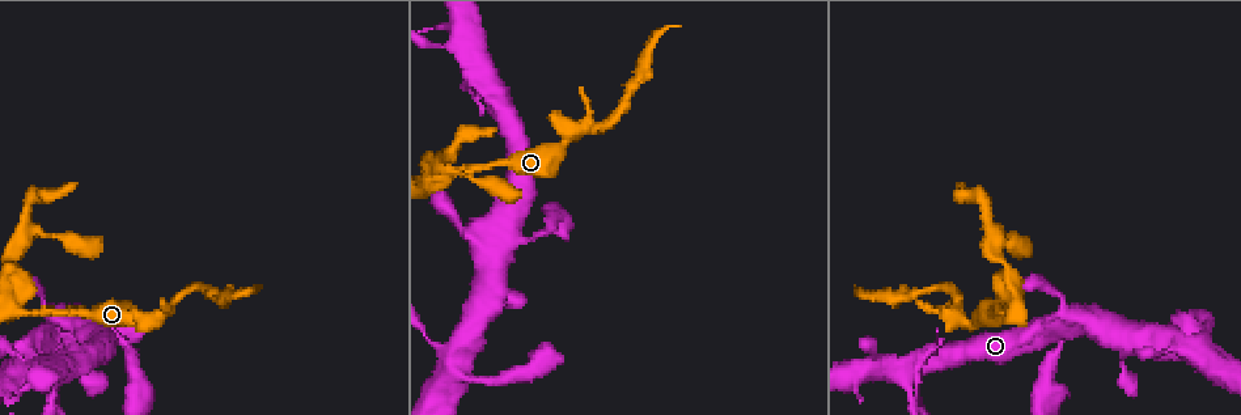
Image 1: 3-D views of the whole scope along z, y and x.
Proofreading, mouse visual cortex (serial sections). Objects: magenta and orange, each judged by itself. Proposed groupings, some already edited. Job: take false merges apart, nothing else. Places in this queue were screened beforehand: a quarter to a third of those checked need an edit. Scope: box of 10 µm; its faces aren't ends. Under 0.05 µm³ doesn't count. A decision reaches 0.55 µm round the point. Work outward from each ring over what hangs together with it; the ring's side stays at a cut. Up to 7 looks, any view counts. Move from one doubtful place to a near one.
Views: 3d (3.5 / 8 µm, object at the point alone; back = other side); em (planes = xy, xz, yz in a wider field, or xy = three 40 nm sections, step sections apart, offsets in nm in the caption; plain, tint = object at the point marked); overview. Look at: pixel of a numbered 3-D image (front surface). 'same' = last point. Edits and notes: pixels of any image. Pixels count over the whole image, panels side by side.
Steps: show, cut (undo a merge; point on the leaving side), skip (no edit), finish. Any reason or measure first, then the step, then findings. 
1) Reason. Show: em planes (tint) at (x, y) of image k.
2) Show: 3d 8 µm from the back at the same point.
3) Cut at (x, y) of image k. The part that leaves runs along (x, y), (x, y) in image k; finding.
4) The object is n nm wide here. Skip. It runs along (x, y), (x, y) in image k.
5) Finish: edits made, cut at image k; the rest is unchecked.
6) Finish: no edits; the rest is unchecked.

Sudden change in width. Show: em xy step 2 (tint) at (136, 388) of image 1.

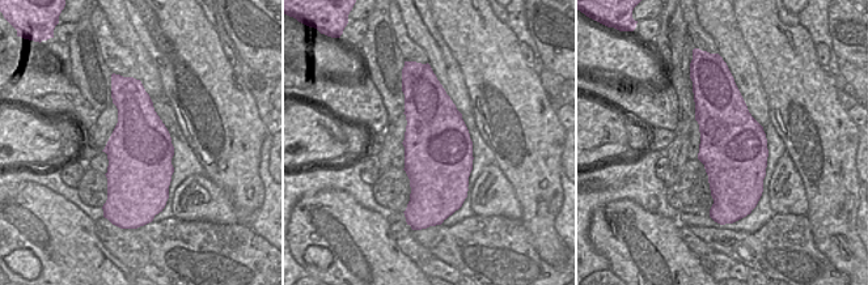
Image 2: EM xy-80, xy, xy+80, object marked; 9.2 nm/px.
See where the arms go. Show: 3d 3.5 µm from the back at the same point.

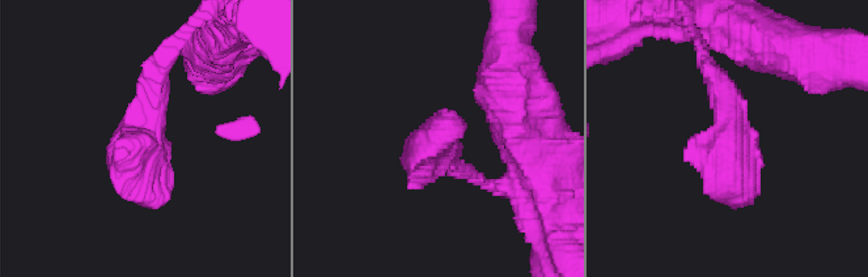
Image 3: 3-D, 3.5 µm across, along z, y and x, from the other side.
Skip. All the same cell.

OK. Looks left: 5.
Sudden change in width. Show: 3d 8 µm from the back at (433, 27) of image 1.

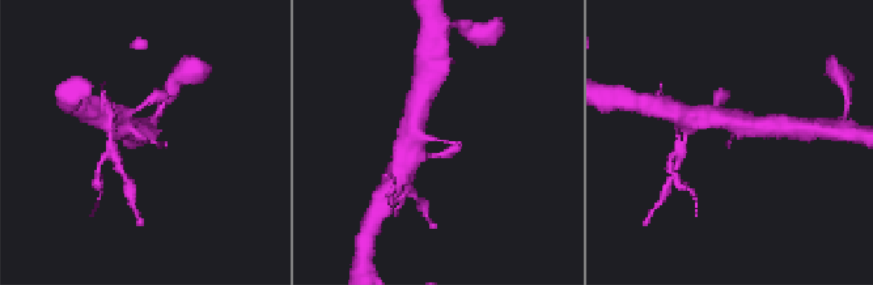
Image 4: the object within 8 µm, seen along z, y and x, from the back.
Closer look. Show: 3d 3.5 µm at the same point.

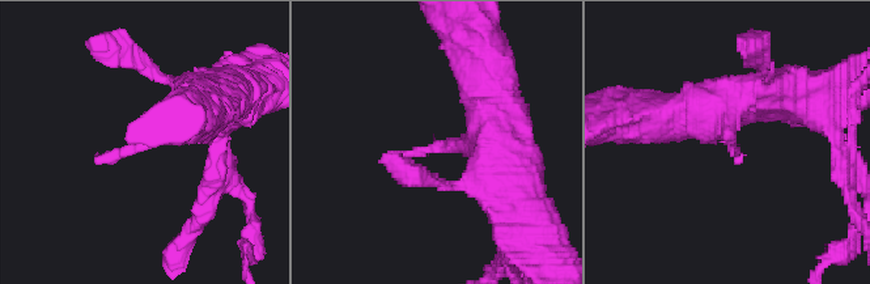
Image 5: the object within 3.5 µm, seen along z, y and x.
Show: em planes (tint) at (146, 148) of image 5.

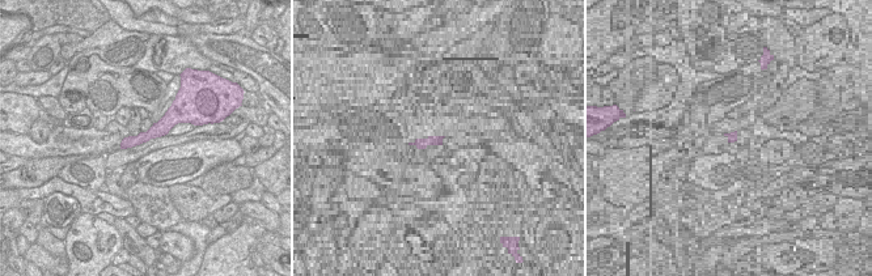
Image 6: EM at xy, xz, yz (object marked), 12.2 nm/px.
Skip. It runs along (178, 115), (147, 136), (123, 145) in image 6; all the same cell.

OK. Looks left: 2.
Abrupt turn. Show: em xy step 3 (tint) at (18, 309) of image 1.

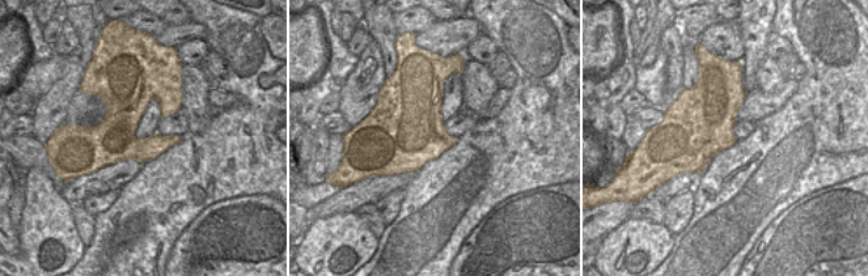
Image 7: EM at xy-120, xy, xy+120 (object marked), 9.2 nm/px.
Show: 3d 3.5 µm at the same point.

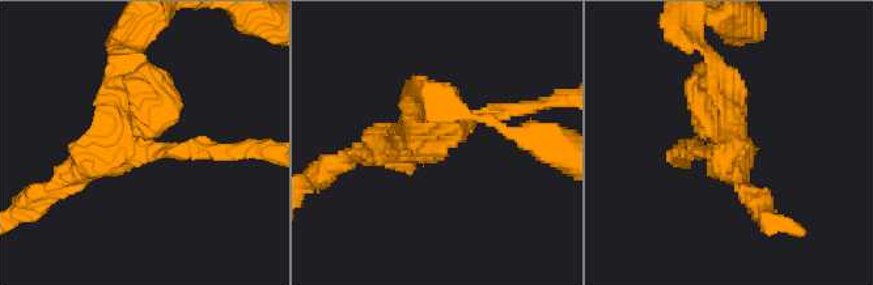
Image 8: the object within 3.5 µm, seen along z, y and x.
Skip. It runs along (210, 148), (145, 148), (122, 60) in image 8; one cell here.

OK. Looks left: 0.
Finish: no edits; the rest is unchecked.

